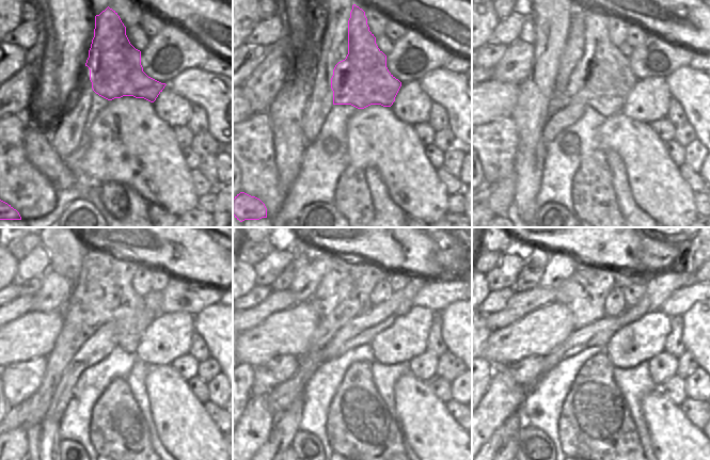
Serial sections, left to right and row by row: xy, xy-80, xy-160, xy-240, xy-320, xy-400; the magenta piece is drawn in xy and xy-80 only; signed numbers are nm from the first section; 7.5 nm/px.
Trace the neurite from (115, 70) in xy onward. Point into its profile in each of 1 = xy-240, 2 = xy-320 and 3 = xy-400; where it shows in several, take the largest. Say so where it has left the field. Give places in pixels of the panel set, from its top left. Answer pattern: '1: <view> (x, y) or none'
1: xy-240 (103, 292)
2: xy-320 (343, 294)
3: xy-400 (584, 294)

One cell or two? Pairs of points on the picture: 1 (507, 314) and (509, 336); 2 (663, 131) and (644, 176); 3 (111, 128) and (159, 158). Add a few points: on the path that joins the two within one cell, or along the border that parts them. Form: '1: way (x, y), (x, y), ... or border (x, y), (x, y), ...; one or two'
1: border (532, 312), (502, 328), (491, 331); two
2: border (650, 124), (653, 131), (664, 142); two
3: way (123, 138), (147, 157); one

